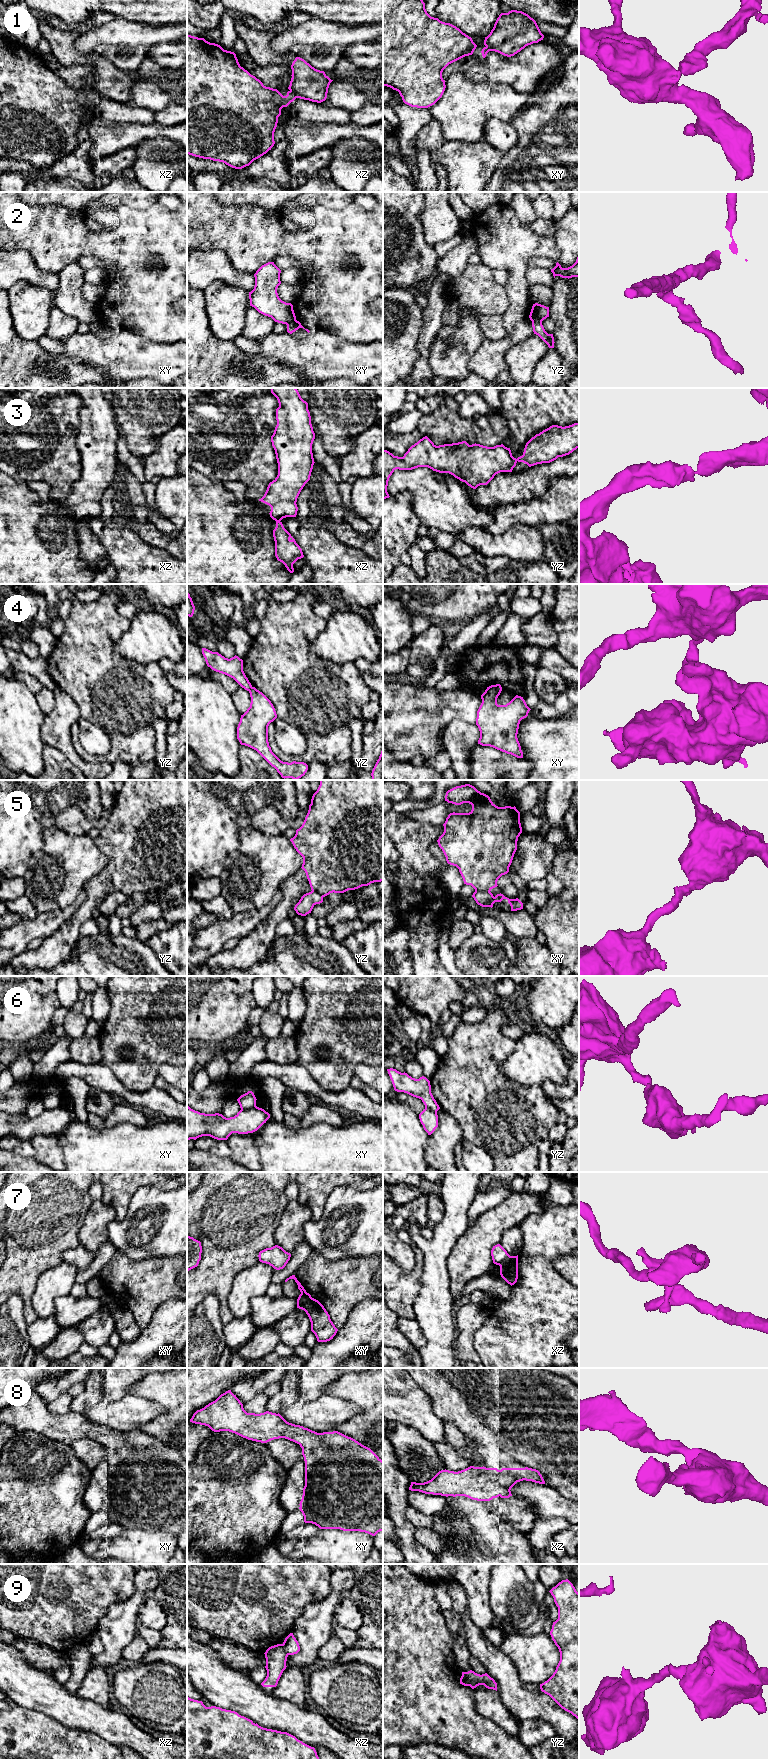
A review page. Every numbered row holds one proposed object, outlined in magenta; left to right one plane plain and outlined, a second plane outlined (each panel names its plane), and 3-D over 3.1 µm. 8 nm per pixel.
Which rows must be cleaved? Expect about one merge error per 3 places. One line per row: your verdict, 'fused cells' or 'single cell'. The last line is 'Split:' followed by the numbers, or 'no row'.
1: fused cells
2: fused cells
3: single cell
4: fused cells
5: fused cells
6: fused cells
7: fused cells
8: single cell
9: fused cells
Split: 1, 2, 4, 5, 6, 7, 9

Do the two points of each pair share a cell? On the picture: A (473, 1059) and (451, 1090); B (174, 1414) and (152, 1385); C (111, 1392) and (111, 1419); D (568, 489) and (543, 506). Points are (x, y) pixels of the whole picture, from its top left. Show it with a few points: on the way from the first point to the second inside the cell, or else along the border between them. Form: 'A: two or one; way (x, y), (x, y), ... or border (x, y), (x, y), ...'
A: one; way (471, 1067), (470, 1071), (459, 1082)
B: one; way (174, 1407), (159, 1392)
C: two; border (127, 1394), (115, 1400), (103, 1399)
D: one; way (562, 495), (549, 506)

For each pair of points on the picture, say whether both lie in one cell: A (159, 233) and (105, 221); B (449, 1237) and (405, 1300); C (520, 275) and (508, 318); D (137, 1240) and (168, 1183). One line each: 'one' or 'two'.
A: two
B: two
C: one
D: two

